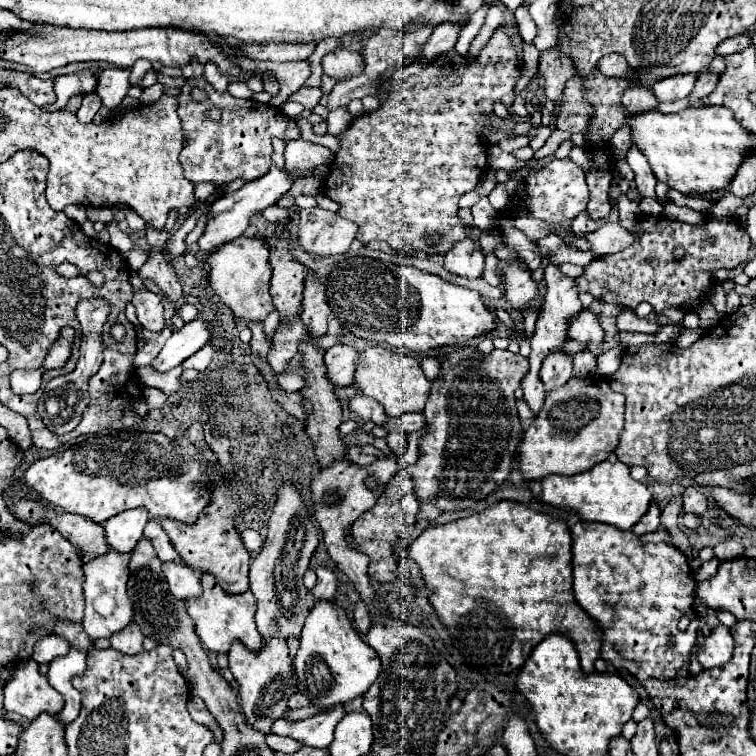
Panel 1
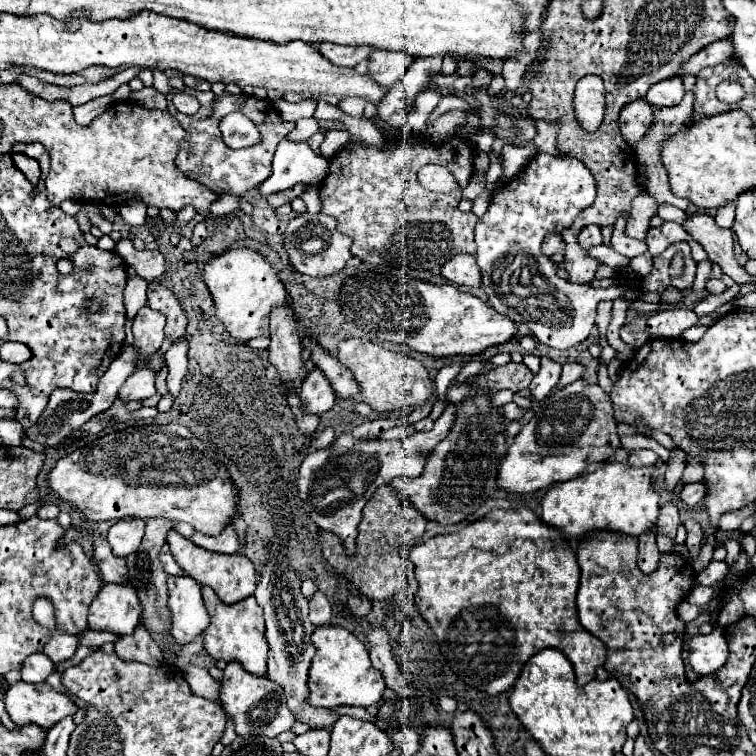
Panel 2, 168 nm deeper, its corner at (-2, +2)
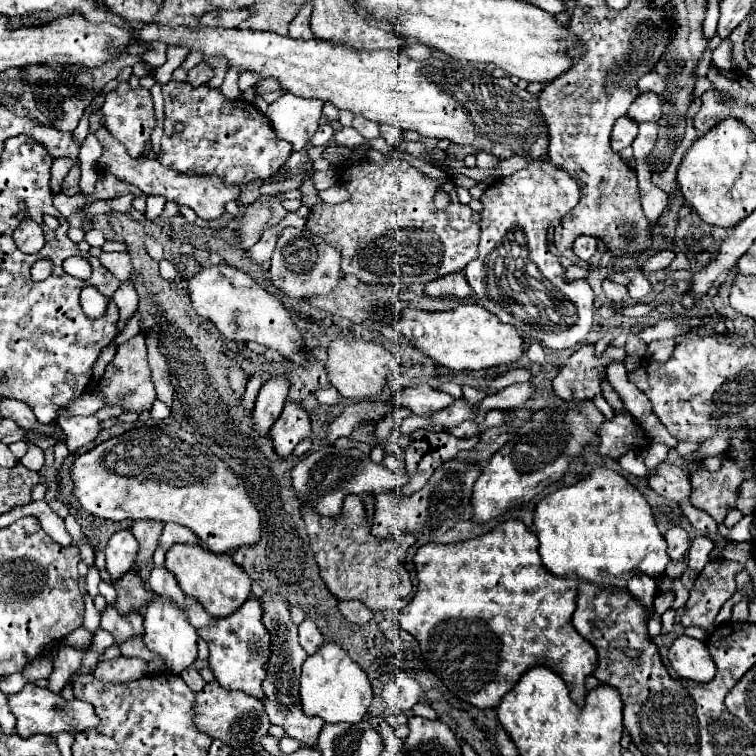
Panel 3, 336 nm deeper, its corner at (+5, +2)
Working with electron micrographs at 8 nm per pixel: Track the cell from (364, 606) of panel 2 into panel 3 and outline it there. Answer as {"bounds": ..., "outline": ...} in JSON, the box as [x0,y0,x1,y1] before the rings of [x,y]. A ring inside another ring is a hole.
{"bounds":[338,600,374,624],"outline":[[[344,600],[338,604],[338,608],[354,624],[366,624],[368,620],[374,618],[372,610],[368,610],[360,600]]]}

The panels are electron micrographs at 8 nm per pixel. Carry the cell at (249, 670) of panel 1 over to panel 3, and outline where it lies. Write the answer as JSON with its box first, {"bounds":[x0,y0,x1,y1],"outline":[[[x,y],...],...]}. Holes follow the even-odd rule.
{"bounds":[196,680,272,748],"outline":[[[212,680],[204,686],[204,690],[198,692],[196,726],[198,726],[198,730],[210,734],[212,738],[220,738],[222,742],[226,742],[232,748],[242,748],[242,746],[258,744],[260,738],[268,734],[268,728],[272,724],[266,716],[264,700],[252,698],[240,690],[226,690],[216,680]]]}

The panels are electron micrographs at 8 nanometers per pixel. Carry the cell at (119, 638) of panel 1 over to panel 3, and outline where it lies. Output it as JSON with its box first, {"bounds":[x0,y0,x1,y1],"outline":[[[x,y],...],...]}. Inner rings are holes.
{"bounds":[94,656,148,682],"outline":[[[118,656],[112,660],[102,660],[98,662],[94,674],[96,678],[102,678],[104,682],[130,682],[138,680],[146,674],[148,662],[142,658],[128,658],[128,656]]]}

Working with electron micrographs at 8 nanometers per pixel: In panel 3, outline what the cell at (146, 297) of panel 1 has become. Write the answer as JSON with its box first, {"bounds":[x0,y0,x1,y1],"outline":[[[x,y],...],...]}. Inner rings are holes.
{"bounds":[98,332,156,412],"outline":[[[138,332],[134,338],[130,338],[128,342],[120,344],[116,348],[116,356],[114,356],[112,364],[106,366],[106,372],[98,382],[98,392],[102,392],[102,396],[106,398],[106,402],[110,406],[122,404],[126,410],[138,410],[138,412],[152,408],[156,392],[154,392],[154,384],[152,384],[152,378],[150,378],[146,334]]]}

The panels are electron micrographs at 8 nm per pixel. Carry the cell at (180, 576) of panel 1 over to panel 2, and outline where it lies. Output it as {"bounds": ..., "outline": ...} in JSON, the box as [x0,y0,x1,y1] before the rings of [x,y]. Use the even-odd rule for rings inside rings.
{"bounds":[167,576,209,644],"outline":[[[169,576],[167,592],[167,606],[171,612],[169,634],[177,644],[189,644],[209,626],[209,614],[205,612],[201,586],[189,576]]]}

